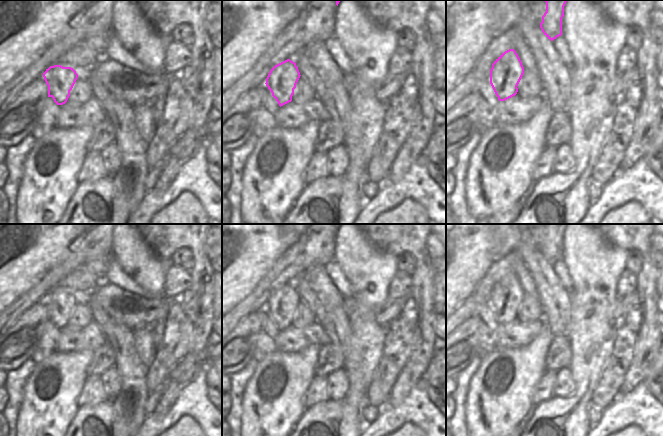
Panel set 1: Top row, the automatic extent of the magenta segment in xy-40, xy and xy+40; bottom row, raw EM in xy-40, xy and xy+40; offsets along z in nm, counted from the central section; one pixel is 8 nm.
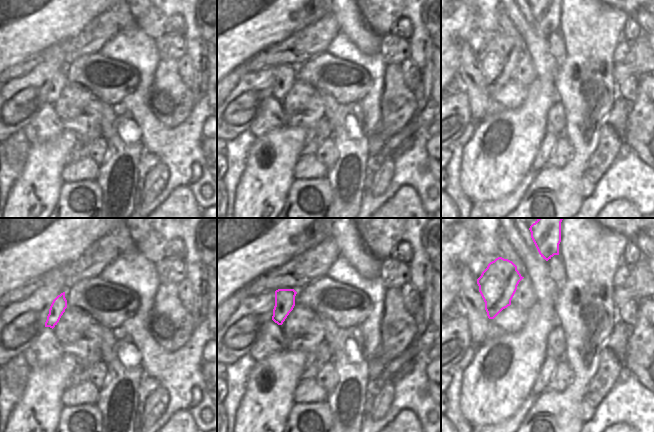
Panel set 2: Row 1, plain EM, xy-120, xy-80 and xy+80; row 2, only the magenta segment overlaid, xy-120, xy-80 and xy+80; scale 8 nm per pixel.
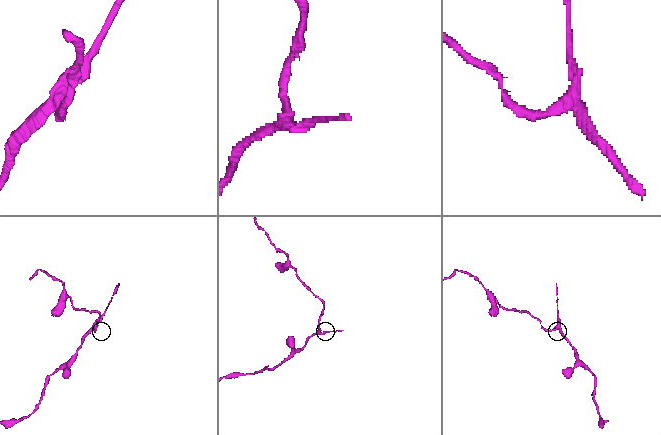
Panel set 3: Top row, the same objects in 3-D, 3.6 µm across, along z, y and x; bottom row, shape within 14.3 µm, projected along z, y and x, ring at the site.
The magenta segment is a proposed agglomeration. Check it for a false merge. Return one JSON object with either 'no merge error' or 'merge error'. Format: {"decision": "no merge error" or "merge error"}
{"decision": "merge error"}

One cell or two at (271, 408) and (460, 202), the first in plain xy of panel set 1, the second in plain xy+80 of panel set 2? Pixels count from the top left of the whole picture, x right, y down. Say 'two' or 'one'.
two

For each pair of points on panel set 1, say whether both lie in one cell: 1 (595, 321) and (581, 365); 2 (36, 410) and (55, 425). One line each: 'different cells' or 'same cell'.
1: same cell
2: same cell

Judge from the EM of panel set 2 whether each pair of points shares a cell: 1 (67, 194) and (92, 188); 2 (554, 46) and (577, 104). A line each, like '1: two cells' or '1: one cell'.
1: one cell
2: two cells

